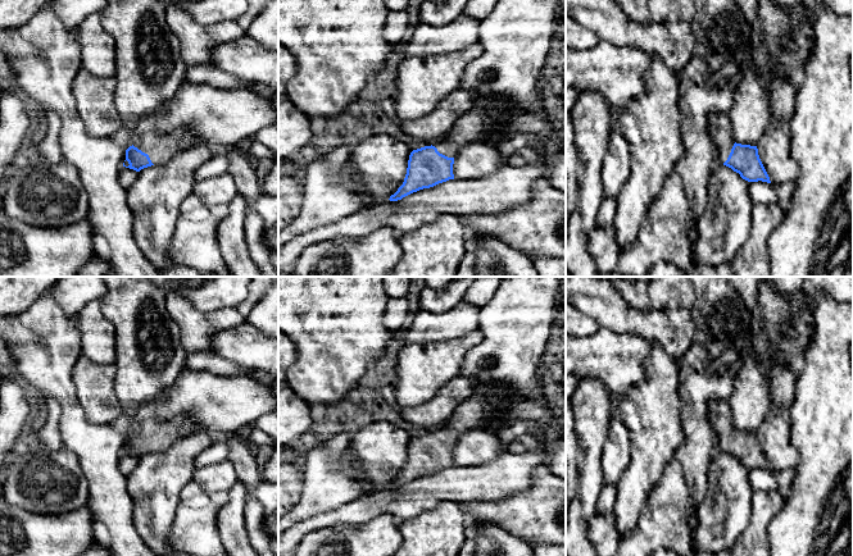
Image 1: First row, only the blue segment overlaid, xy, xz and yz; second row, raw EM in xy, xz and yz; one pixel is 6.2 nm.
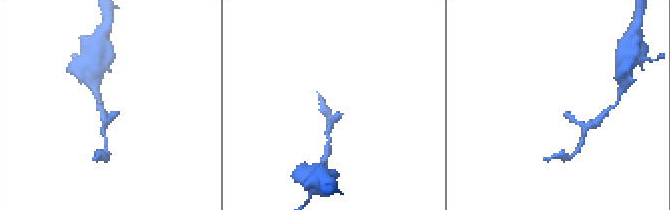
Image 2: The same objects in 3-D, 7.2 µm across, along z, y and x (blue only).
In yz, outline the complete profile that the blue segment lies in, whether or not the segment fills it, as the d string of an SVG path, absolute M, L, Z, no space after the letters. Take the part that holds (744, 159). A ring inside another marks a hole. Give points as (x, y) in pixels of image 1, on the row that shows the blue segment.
M713 113L709 117L709 135L717 149L721 163L748 182L767 182L770 177L759 159L757 146L736 143L730 133L730 119L726 113Z

